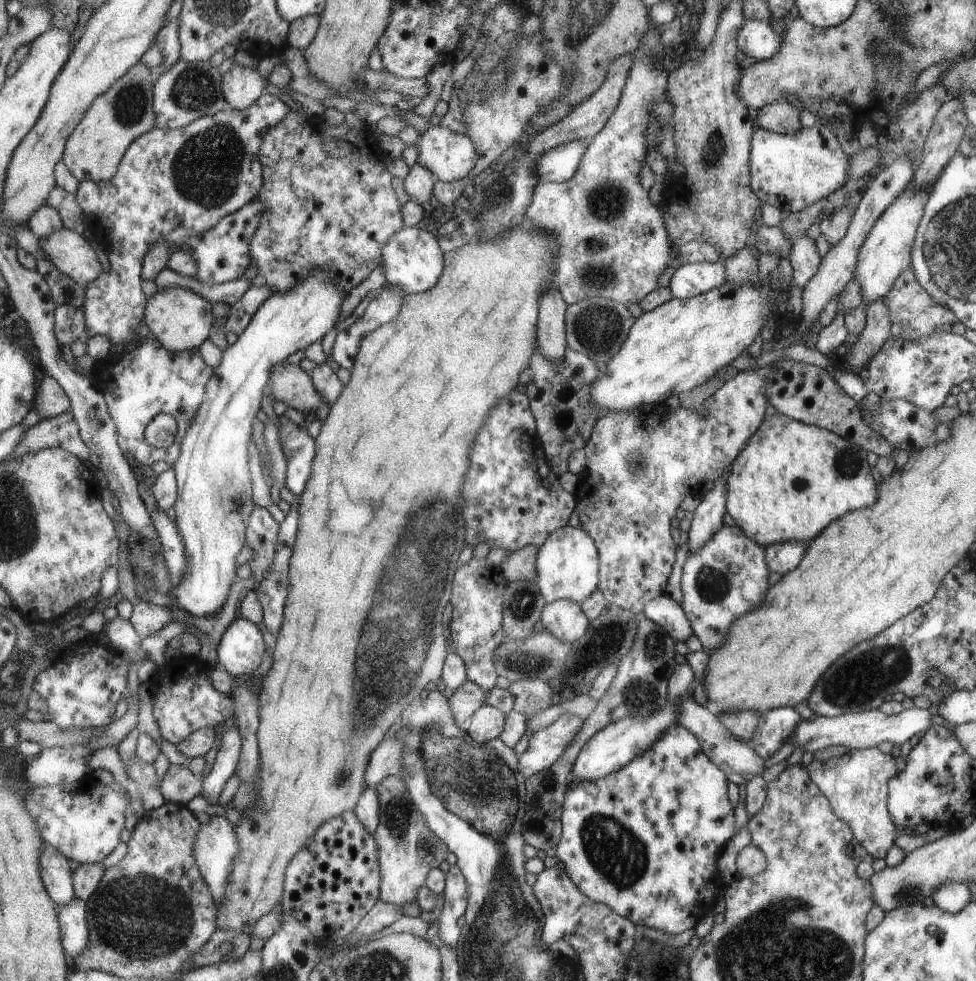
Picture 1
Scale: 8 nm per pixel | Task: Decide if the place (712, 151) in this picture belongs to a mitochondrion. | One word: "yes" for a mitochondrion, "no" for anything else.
yes

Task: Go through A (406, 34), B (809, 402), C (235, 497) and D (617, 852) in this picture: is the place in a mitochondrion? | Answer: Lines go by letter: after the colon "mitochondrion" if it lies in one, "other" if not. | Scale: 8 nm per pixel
A: other
B: other
C: mitochondrion
D: mitochondrion

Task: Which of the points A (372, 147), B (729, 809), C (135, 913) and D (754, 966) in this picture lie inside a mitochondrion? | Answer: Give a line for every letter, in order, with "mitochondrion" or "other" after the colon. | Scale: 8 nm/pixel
A: other
B: other
C: mitochondrion
D: mitochondrion

